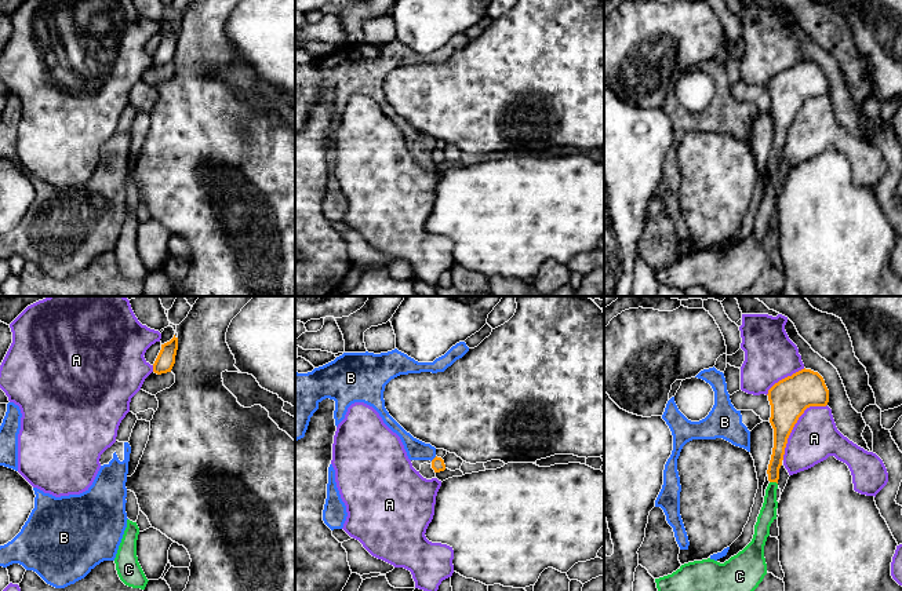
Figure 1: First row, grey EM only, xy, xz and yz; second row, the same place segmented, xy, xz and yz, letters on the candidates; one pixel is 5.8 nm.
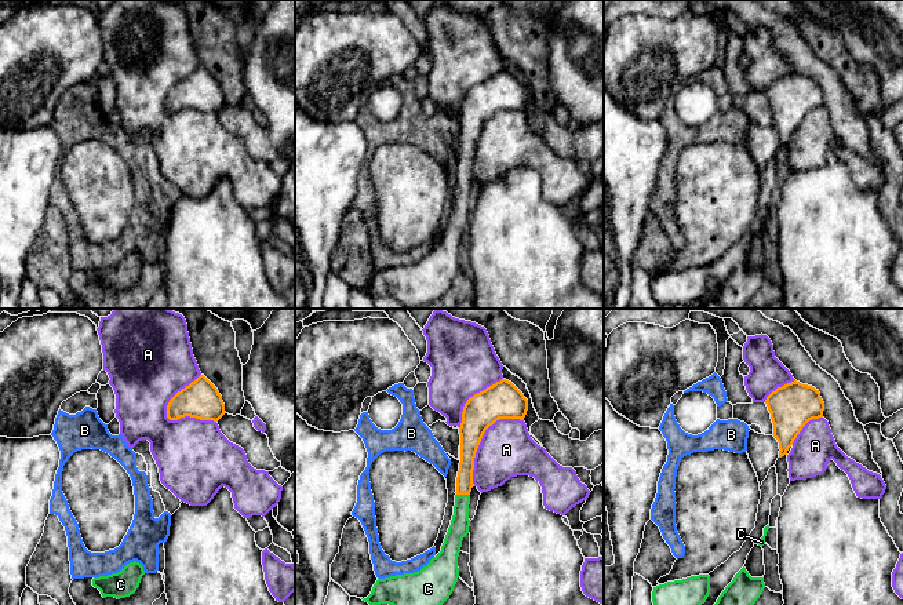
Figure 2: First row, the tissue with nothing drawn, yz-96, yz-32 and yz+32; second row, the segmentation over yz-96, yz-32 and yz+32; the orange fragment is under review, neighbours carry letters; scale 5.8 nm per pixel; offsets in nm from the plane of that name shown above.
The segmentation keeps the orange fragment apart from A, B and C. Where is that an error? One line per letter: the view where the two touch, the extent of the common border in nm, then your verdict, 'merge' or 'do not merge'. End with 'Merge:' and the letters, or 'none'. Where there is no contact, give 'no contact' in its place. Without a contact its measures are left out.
A: yz | 420 nm | do not merge
B: xz | 50 nm | do not merge
C: yz | 50 nm | merge
Merge: C

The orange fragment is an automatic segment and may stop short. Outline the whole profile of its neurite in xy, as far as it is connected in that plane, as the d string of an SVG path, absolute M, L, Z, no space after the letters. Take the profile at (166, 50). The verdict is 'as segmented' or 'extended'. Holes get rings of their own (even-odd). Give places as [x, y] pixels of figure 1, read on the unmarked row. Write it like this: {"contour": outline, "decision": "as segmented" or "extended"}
{"contour": "M174 26L174 29L161 36L161 41L153 55L153 63L157 66L171 63L174 55L175 55L175 47L178 41L178 29Z", "decision": "as segmented"}

